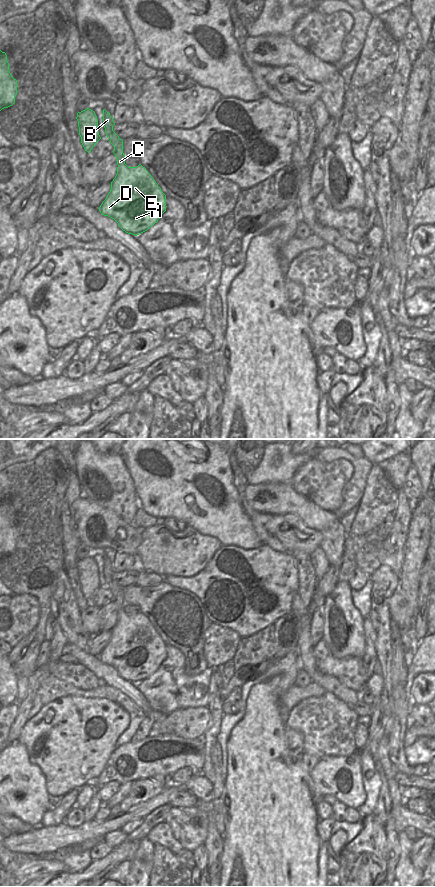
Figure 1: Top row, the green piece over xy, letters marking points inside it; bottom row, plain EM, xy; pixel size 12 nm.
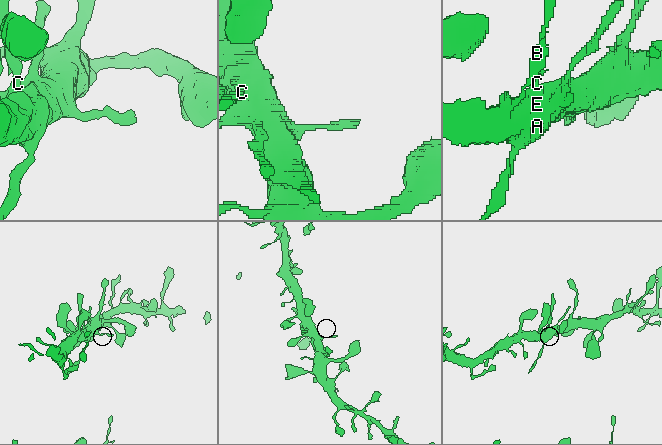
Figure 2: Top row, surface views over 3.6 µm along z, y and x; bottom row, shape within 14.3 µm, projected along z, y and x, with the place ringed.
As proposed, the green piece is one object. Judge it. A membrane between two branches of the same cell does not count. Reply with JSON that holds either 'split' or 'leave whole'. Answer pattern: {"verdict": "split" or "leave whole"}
{"verdict": "leave whole"}

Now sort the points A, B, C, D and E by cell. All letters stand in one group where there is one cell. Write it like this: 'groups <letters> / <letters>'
groups A B C D E

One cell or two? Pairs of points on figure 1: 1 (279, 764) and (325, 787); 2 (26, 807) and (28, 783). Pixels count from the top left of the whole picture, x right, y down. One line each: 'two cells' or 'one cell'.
1: two cells
2: one cell

